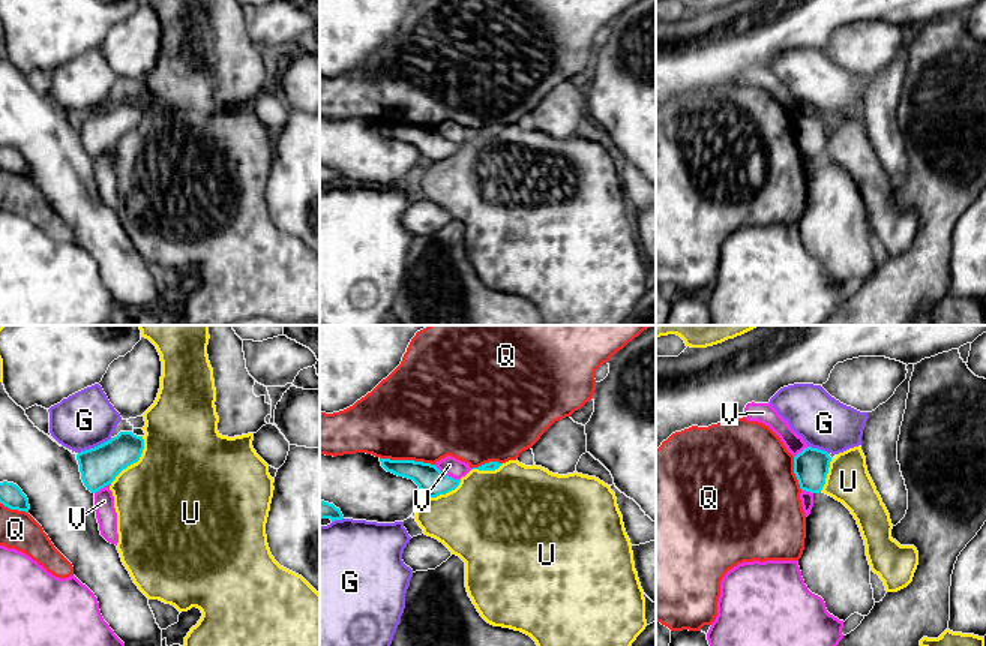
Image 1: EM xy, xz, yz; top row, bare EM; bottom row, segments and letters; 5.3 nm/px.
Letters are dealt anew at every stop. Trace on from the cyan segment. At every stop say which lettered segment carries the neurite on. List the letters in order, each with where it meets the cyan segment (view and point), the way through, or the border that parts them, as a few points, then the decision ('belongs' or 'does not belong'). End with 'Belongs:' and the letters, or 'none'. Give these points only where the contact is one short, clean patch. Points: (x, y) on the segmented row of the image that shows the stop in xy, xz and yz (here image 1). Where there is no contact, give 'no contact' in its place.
G: xy (95, 447) | does not belong
Q: xz (407, 460) | does not belong
U: xy (135, 462) | does not belong
V: xz (447, 475) | along xz (434, 465), (459, 480) | does not belong
Belongs: none

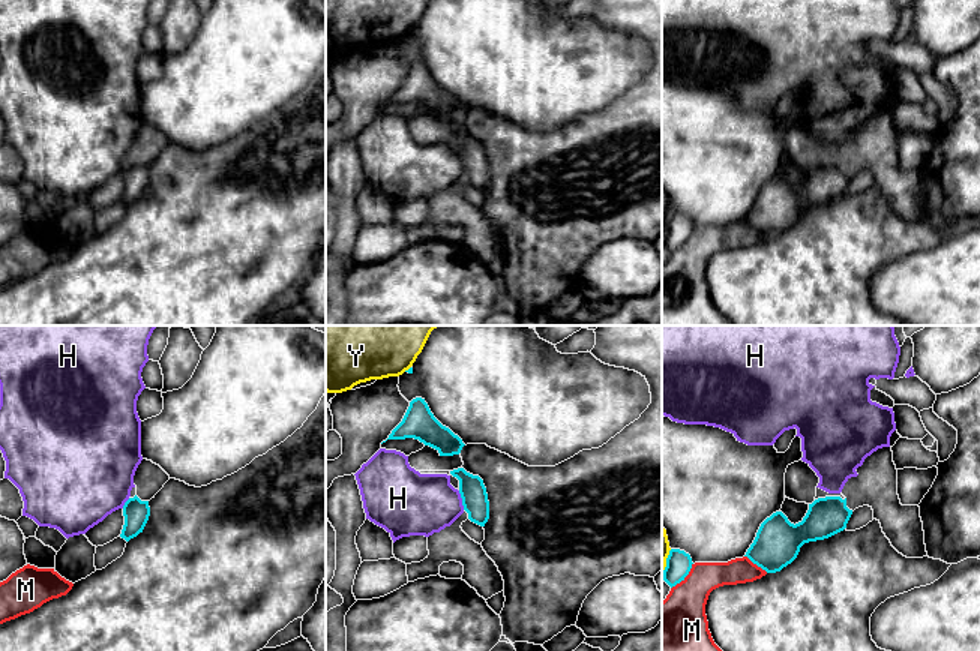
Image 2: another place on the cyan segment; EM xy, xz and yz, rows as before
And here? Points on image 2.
H: xz (462, 500) | does not belong
M: yz (757, 564) | does not belong
Y: yz (667, 563) | does not belong
Belongs: none

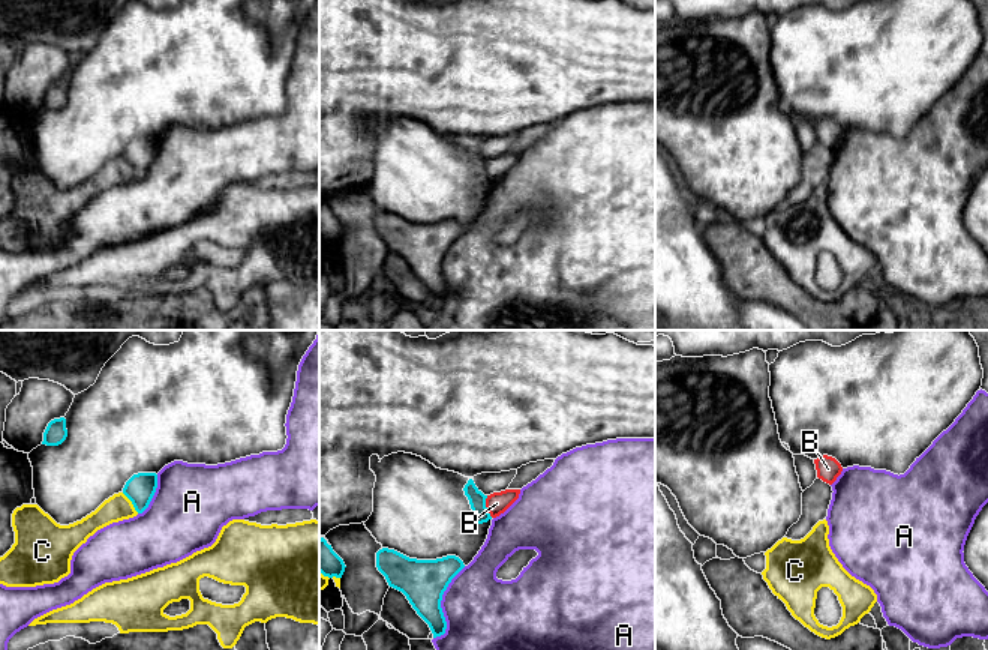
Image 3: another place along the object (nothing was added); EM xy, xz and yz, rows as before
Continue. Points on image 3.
A: xz (440, 605) | does not belong
B: xz (485, 506) | along xz (486, 496), (486, 511), (492, 517) | does not belong
C: xy (132, 503) | does not belong
Belongs: none

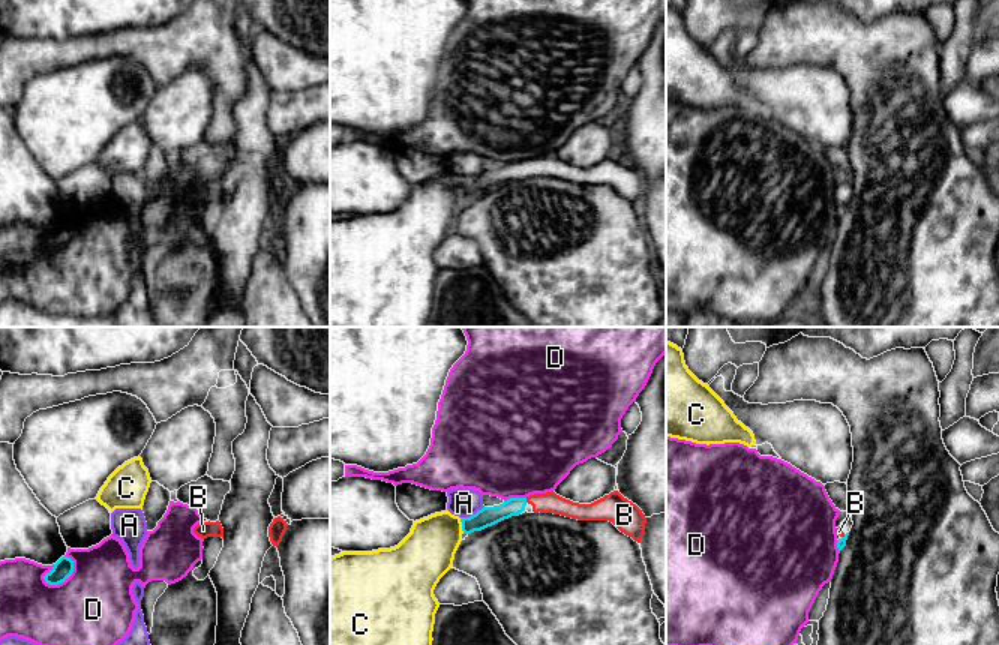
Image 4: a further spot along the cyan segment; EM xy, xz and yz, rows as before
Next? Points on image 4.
A: xz (473, 515) | along xz (483, 506), (474, 513), (461, 518) | does not belong
B: xz (525, 500) | across xz (488, 516), (525, 500), (545, 503) | belongs
C: xz (462, 525) | does not belong
D: xy (68, 576) | does not belong
Belongs: B

